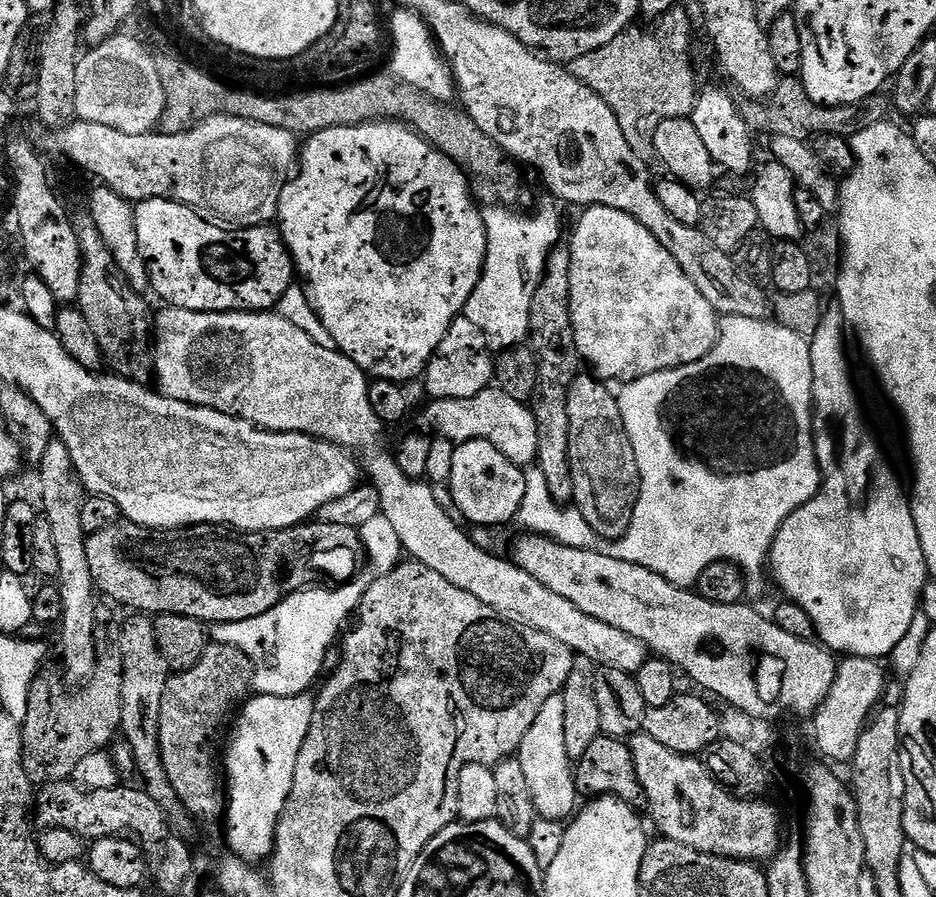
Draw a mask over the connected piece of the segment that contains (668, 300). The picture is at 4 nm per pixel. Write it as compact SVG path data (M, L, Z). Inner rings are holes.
M594 206L583 209L579 214L581 215L580 221L577 222L576 229L572 232L572 241L570 241L572 250L570 258L570 310L572 311L572 329L576 332L576 345L580 351L581 361L587 367L589 364L593 368L589 369L605 382L613 382L612 380L627 382L662 370L681 368L706 358L706 354L710 354L710 350L716 345L717 336L720 335L721 317L714 310L714 306L710 306L710 302L706 302L702 290L698 290L698 286L694 286L694 282L690 282L690 278L686 278L682 266L678 266L678 262L674 262L674 254L670 254L670 250L666 250L666 246L662 246L662 242L658 242L658 238L654 238L654 234L650 234L650 230L646 230L646 226L642 226L642 222L638 222L622 210L614 210L610 206Z

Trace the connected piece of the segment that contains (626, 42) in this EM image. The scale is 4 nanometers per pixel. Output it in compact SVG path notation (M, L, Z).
M683 6L655 21L656 29L627 28L614 42L571 61L570 71L616 112L624 131L651 132L670 118L688 118L696 108L696 72L692 69L692 20Z

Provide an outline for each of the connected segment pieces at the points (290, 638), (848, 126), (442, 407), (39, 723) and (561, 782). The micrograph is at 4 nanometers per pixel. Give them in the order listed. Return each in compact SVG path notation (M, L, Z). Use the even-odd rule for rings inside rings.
M375 516L366 522L366 526L359 528L360 541L364 543L366 553L366 568L355 578L341 583L335 592L332 586L309 586L303 592L294 592L287 596L274 610L266 614L258 614L258 618L246 618L246 622L230 622L229 624L217 624L211 629L210 636L215 643L238 646L250 650L252 657L252 688L261 696L302 696L309 691L308 687L321 679L320 671L324 668L324 659L328 656L328 647L341 635L340 627L349 620L359 609L362 598L371 584L379 576L390 574L402 562L405 555L402 542L398 533L394 531L394 525L385 516Z
M784 78L781 79L780 85L776 87L776 93L771 98L764 102L748 102L748 105L743 105L744 121L752 129L753 133L768 132L769 137L781 136L782 138L798 138L805 142L811 141L818 136L847 136L849 138L857 136L862 130L866 130L866 126L874 126L875 124L885 123L884 116L890 112L890 104L883 100L883 95L877 94L868 96L864 100L855 102L845 102L842 106L834 106L829 108L827 103L813 100L812 93L804 88L804 83L799 78Z
M490 386L482 394L474 394L474 398L432 400L429 405L424 412L424 420L439 439L450 440L455 445L485 440L502 450L502 454L520 468L527 469L537 463L538 426L536 416L525 401L510 398L510 394Z
M115 651L99 653L96 662L96 673L92 675L91 680L87 684L83 685L79 690L71 696L69 685L62 679L61 673L48 672L49 670L41 671L40 675L37 676L36 680L30 686L30 698L28 699L28 709L26 710L26 718L22 722L22 731L24 734L24 769L28 772L33 782L39 782L41 785L48 784L51 780L66 780L69 779L74 770L74 766L78 766L78 762L82 762L82 758L87 758L90 754L95 752L105 751L109 746L108 743L112 739L117 739L118 733L120 732L120 719L122 718L122 666L120 665L119 655Z
M562 695L552 696L542 710L538 710L538 718L534 718L534 726L526 730L526 738L522 738L518 759L522 762L522 771L530 785L530 794L534 798L536 815L541 821L564 820L577 811L576 773L574 762L566 752L566 706Z

